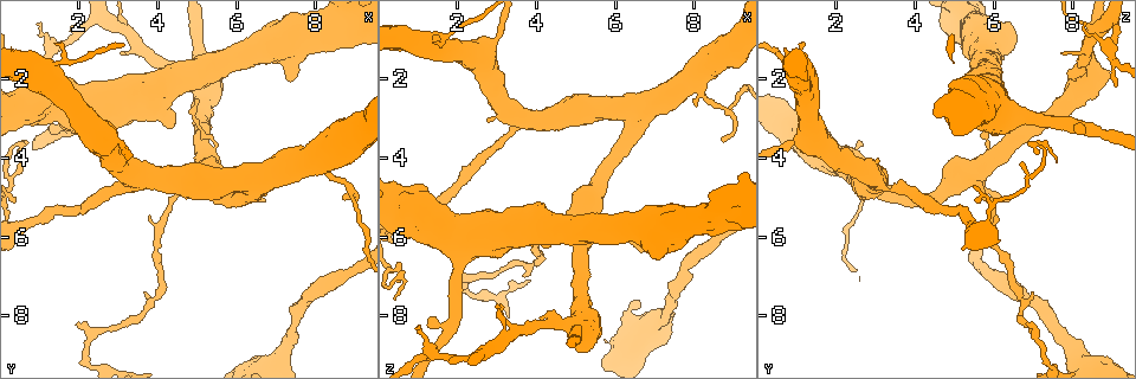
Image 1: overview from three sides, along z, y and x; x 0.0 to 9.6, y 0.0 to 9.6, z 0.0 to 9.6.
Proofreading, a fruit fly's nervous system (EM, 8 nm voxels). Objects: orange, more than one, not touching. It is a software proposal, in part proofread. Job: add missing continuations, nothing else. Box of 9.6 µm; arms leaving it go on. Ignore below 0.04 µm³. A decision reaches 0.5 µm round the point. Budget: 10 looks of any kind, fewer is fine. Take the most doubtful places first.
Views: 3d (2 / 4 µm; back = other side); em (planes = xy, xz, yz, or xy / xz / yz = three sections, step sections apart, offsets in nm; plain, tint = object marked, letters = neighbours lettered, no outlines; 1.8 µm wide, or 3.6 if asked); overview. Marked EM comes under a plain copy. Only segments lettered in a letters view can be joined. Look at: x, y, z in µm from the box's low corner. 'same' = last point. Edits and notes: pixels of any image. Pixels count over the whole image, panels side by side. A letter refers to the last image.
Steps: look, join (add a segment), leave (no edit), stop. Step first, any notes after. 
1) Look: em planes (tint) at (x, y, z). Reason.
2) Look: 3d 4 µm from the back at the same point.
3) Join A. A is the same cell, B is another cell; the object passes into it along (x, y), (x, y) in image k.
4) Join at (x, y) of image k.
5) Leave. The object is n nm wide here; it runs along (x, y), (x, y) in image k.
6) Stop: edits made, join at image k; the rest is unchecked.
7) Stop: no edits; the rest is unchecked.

Look: 3d 4 µm at (7.10, 9.15, 8.00). Sudden change in width.

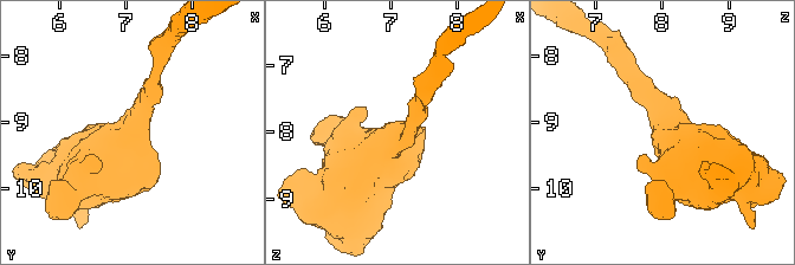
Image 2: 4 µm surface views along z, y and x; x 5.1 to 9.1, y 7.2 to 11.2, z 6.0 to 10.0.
Look: em 3.6 µm planes (letters) at (7.10, 9.10, 8.00).

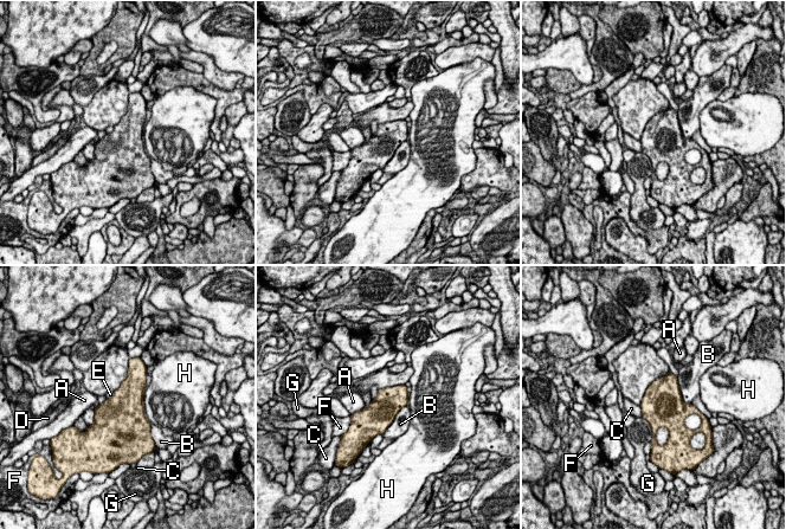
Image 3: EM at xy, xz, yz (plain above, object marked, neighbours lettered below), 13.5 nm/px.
Leave. A, B, C, D, E, F, G and H are other cells; a border runs along (378, 389), (378, 394), (372, 400) in image 3; no lettered segment goes on from it.

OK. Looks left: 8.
Look: em planes (letters) at (1.15, 3.20, 8.15). An open end.

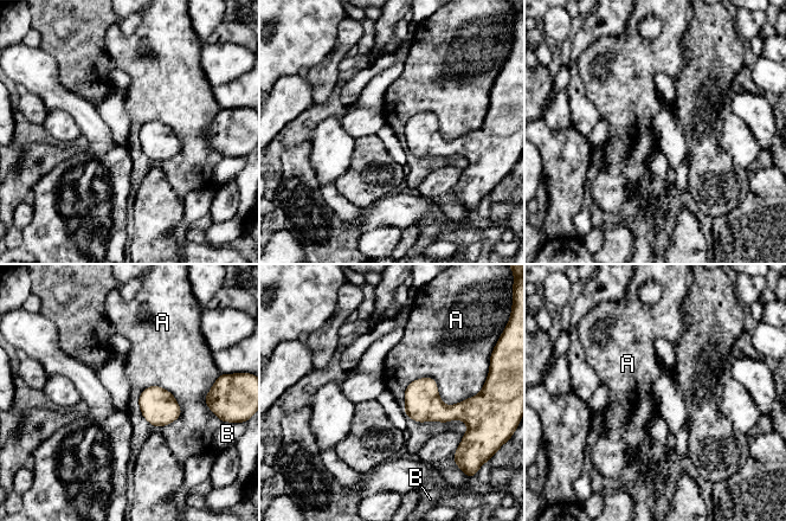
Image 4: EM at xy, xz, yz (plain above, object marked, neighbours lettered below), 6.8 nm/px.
Leave. A and B are other cells; a border runs along (139, 394), (161, 386), (181, 413) in image 4; none of them fits.

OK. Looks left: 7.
Look: em xz step 4 (tint) at (3.10, 1.35, 7.75). Branch stops here.

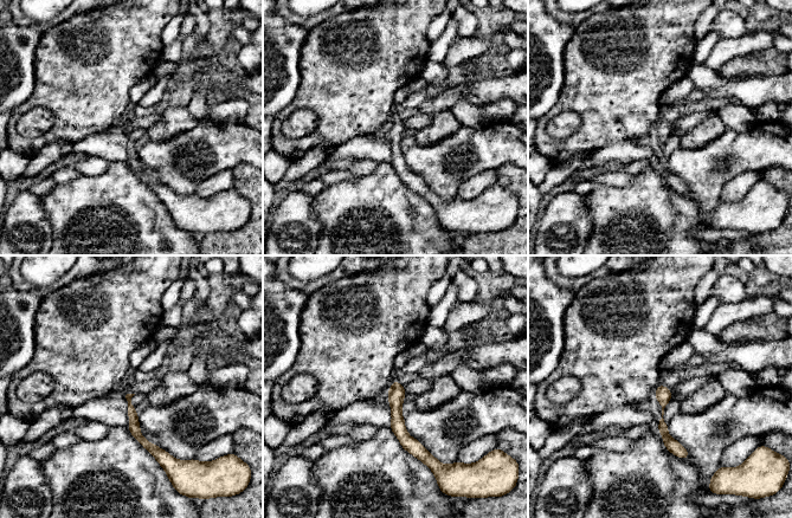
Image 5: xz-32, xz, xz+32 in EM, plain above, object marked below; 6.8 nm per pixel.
Look: em planes (letters) at the same point. Another direction.

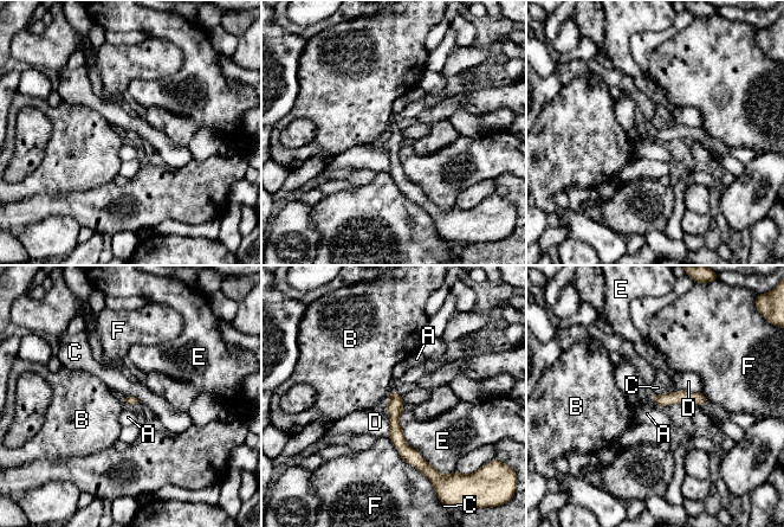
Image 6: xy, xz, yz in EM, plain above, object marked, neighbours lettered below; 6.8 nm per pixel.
Leave. A, B, C, D, E and F are other cells; a border runs along (123, 396), (134, 396), (140, 400) in image 6; none of them fits.

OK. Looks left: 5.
Look: em planes (letters) at (1.00, 0.60, 8.35). An open end.

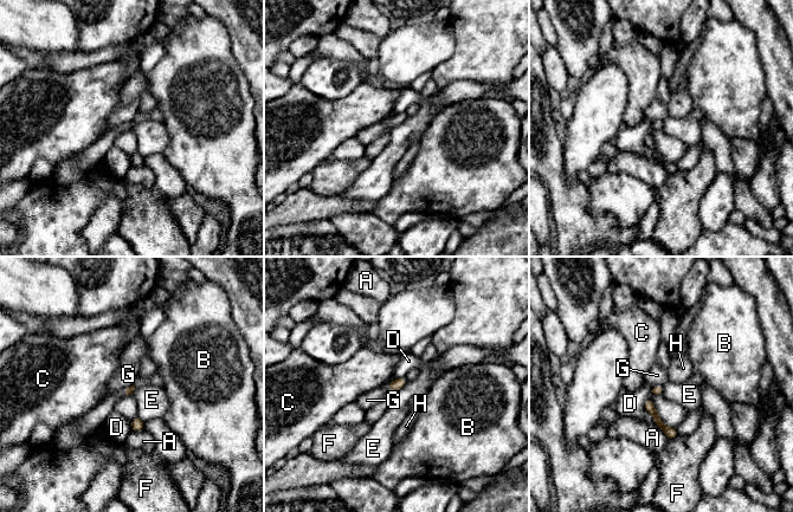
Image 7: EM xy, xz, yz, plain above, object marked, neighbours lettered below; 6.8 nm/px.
Leave. A, B, C, D, E, F, G and H are other cells; a border runs along (407, 382), (392, 391) in image 7; none of them fits.

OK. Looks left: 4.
Stop: no edits; the rest is unchecked.

